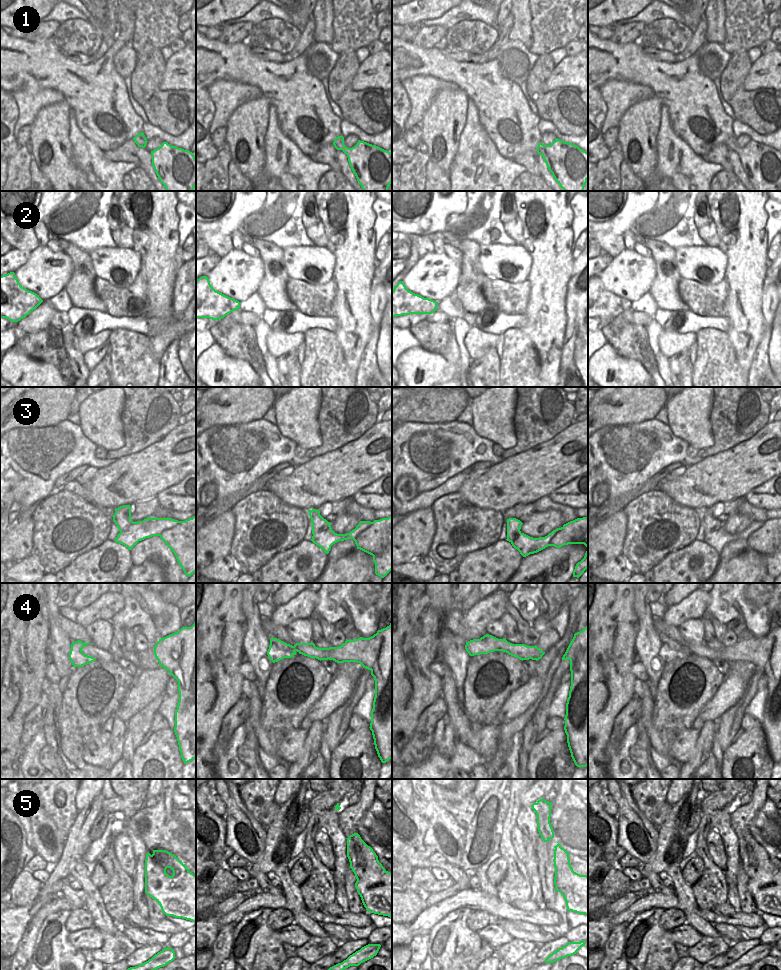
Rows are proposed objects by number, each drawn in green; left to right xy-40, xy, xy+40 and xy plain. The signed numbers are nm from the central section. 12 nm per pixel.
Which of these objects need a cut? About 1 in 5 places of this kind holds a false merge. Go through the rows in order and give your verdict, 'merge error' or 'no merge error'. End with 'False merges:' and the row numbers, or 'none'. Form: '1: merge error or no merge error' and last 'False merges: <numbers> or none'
1: no merge error
2: merge error
3: merge error
4: no merge error
5: no merge error
False merges: 2, 3

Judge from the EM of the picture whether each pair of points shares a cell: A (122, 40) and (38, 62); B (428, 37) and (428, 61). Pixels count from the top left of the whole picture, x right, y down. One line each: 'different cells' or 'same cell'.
A: same cell
B: different cells

